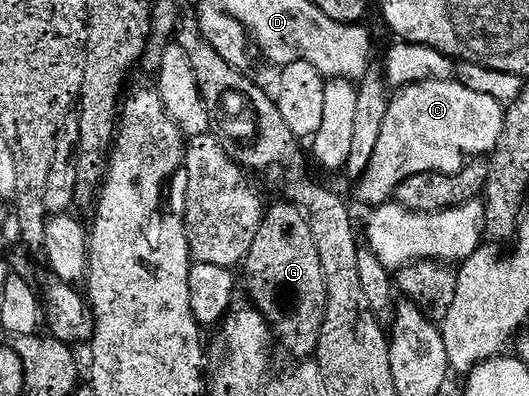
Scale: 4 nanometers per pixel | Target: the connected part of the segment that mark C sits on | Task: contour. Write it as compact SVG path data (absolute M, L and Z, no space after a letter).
M448 78L417 79L403 85L399 89L401 92L389 99L388 113L382 122L382 134L378 136L378 146L374 146L374 158L370 158L370 166L357 183L360 185L356 188L356 196L362 203L372 204L371 206L387 204L395 197L396 187L406 182L406 178L427 172L441 172L452 176L455 172L461 172L469 160L487 157L496 148L498 138L502 136L505 105L486 94L470 90L455 79L444 79Z

